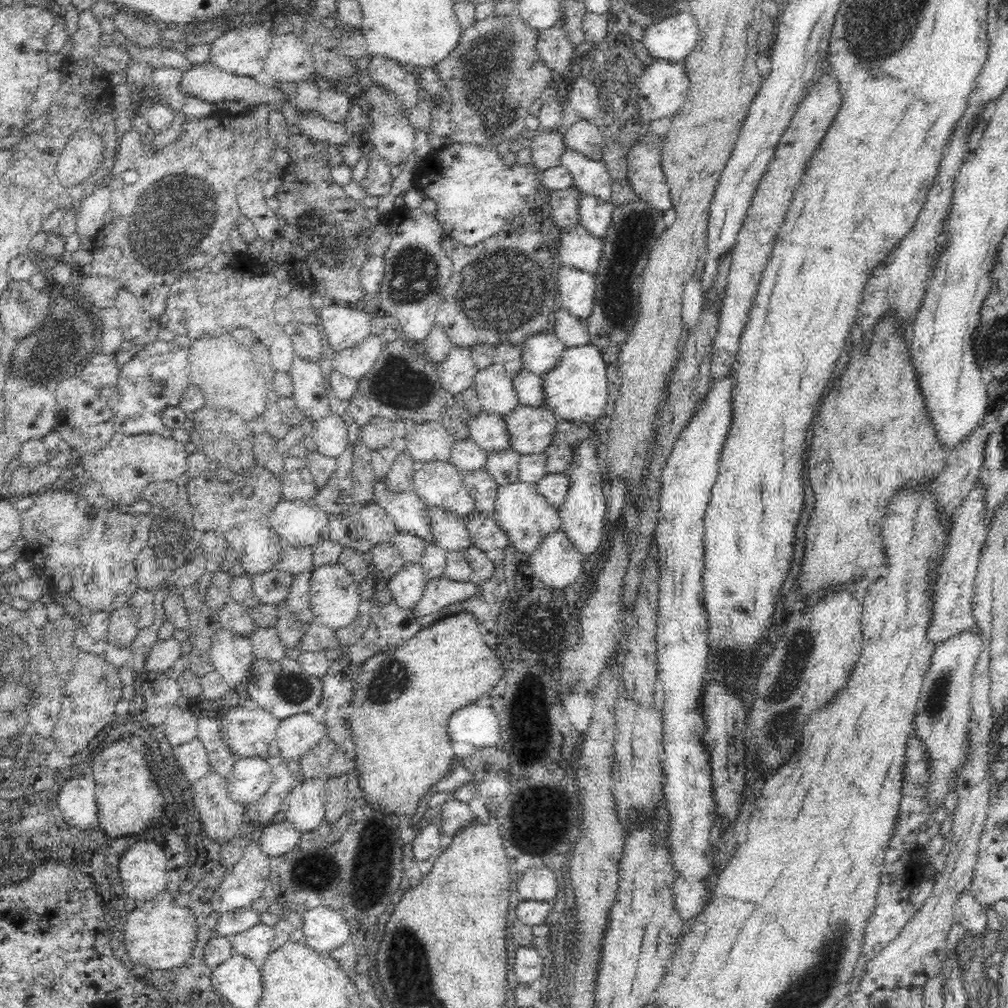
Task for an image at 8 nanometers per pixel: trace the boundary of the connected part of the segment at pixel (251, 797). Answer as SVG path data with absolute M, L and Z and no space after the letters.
M238 758L228 779L229 797L240 806L258 804L273 782L273 772L266 759Z

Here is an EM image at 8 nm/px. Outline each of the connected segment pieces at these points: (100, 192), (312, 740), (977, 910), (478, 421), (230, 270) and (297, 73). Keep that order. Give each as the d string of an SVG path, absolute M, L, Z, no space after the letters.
M110 181L104 182L104 187L98 187L93 190L90 196L81 200L78 208L78 221L76 232L80 235L88 235L90 238L98 232L100 228L105 227L104 218L106 212L110 212L111 205L111 185Z
M300 713L279 722L277 728L277 755L282 762L300 762L318 742L326 739L328 727L319 722L314 713Z
M969 889L962 891L953 906L953 922L961 924L972 934L982 934L986 926L986 912Z
M481 411L467 420L469 439L487 453L511 446L505 417Z
M216 253L214 259L210 260L209 264L201 270L196 270L190 273L185 273L181 278L178 278L172 286L167 299L166 313L158 318L160 328L167 328L176 336L188 336L192 341L200 339L208 339L215 335L231 334L235 328L250 328L253 336L256 336L274 356L276 360L276 368L280 371L290 370L292 364L292 354L294 352L291 337L284 332L284 326L276 322L274 304L279 299L278 284L281 284L270 272L264 263L263 259L252 259L246 253Z
M289 29L274 38L263 71L276 82L299 83L315 73L313 64L308 46Z

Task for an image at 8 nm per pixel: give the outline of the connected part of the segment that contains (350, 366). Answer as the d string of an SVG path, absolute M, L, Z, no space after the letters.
M370 334L360 344L334 352L333 370L344 377L360 380L380 356L384 345L381 340L380 336Z

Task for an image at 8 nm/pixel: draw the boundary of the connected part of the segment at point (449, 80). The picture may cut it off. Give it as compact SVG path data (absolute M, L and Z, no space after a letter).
M496 14L474 21L472 26L463 29L452 52L435 66L435 71L442 77L449 97L450 142L496 147L503 141L526 134L525 124L526 118L531 114L530 106L537 98L548 95L548 86L554 75L536 51L539 33L520 17L510 19L510 15Z

